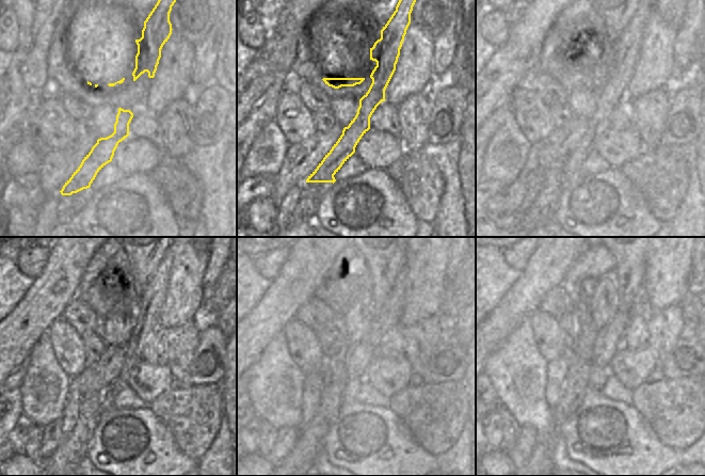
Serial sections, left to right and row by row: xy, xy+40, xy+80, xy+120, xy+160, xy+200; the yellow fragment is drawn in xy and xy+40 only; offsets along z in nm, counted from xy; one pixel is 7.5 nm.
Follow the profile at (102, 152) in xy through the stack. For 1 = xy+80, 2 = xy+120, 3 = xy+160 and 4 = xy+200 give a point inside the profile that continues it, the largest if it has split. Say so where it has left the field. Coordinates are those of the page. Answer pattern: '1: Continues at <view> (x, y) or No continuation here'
1: Continues at xy+80 (627, 47)
2: Continues at xy+120 (131, 331)
3: Continues at xy+160 (390, 312)
4: Continues at xy+200 (640, 304).

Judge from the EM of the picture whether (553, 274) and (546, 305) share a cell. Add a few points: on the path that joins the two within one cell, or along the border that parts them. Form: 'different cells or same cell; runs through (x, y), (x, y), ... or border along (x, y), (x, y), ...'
different cells; border along (561, 284), (553, 287), (543, 297), (538, 307)

